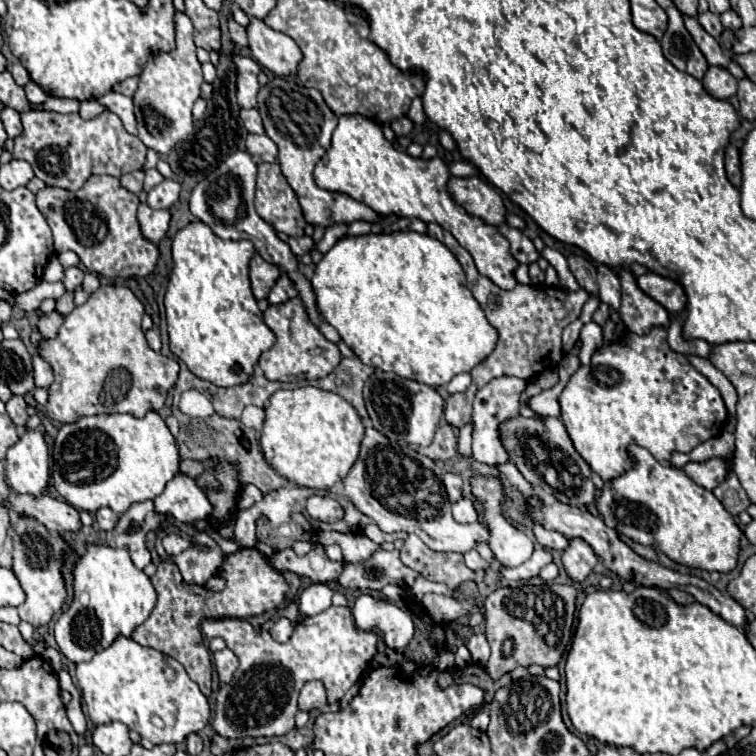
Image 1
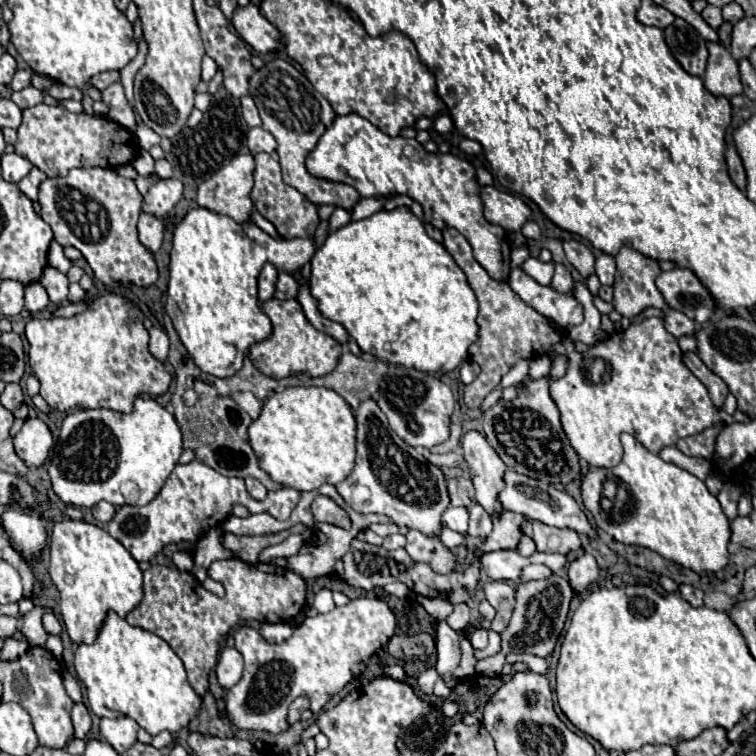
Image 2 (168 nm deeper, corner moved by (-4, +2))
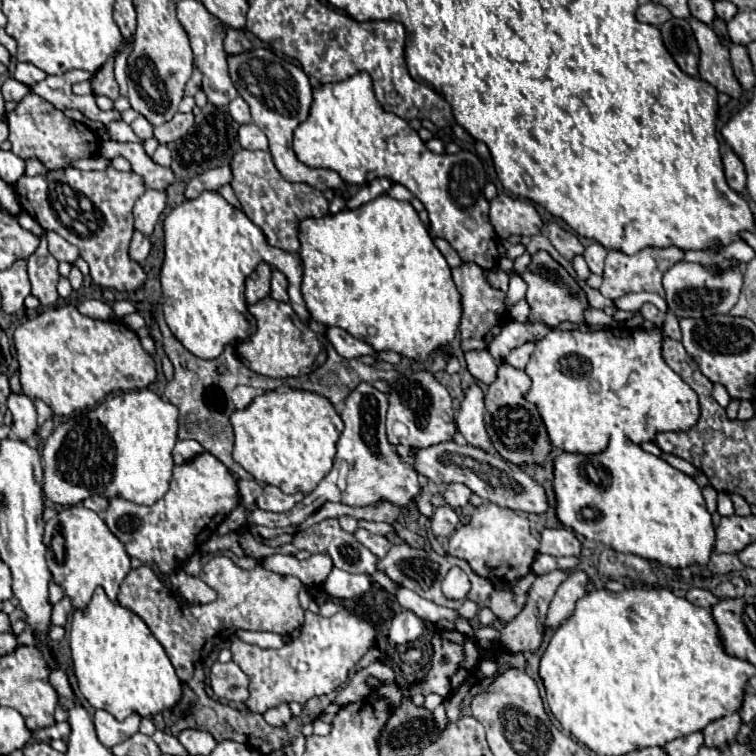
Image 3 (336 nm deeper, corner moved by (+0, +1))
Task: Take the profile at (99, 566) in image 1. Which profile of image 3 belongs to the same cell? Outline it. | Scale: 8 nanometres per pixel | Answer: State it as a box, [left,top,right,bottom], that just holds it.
[44,505,130,609]

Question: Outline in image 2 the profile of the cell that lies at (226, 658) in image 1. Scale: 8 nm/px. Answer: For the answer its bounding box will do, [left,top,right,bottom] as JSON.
[216,646,242,690]

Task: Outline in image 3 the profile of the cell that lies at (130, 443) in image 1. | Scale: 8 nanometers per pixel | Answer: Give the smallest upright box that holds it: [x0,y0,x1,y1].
[44,389,178,507]

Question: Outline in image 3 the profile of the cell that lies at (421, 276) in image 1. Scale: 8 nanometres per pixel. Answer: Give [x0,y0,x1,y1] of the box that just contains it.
[300,195,462,363]

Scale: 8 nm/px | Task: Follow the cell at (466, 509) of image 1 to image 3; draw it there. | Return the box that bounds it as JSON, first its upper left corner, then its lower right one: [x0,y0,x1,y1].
[432,505,460,537]

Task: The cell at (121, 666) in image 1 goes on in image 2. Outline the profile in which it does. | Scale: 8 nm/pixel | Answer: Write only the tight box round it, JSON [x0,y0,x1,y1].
[74,612,202,734]

